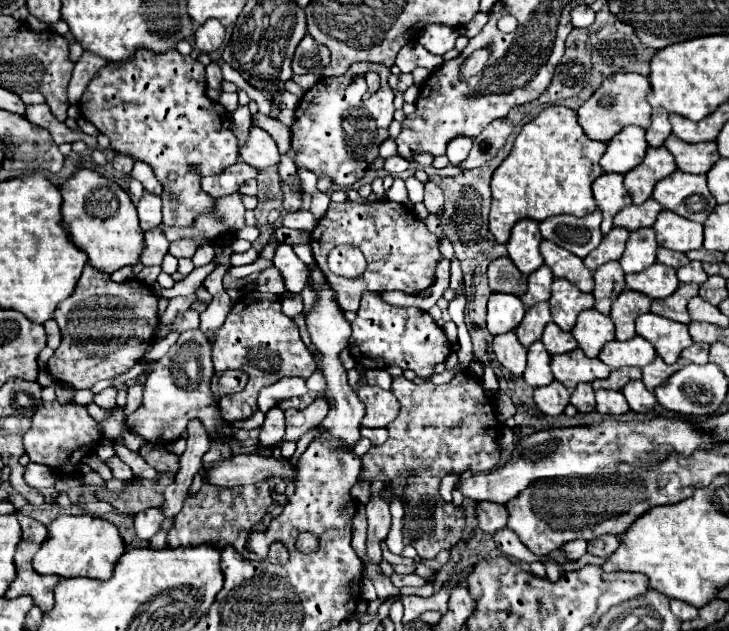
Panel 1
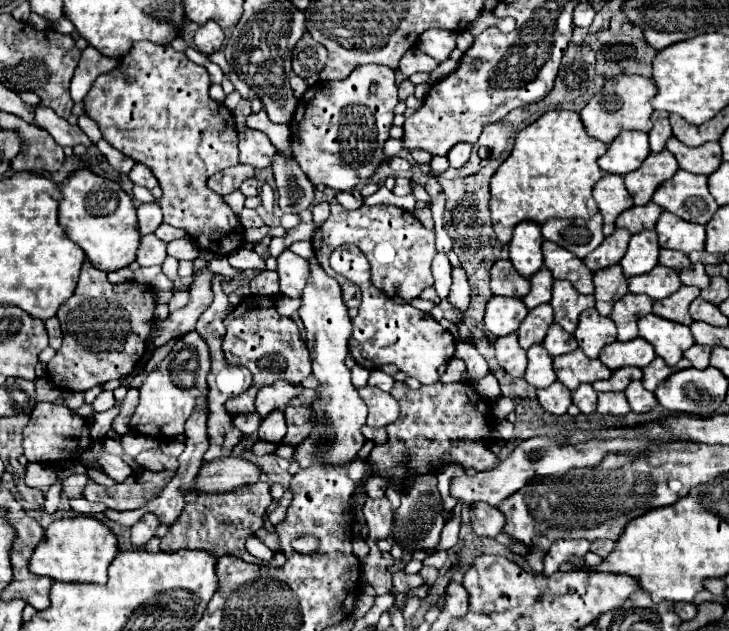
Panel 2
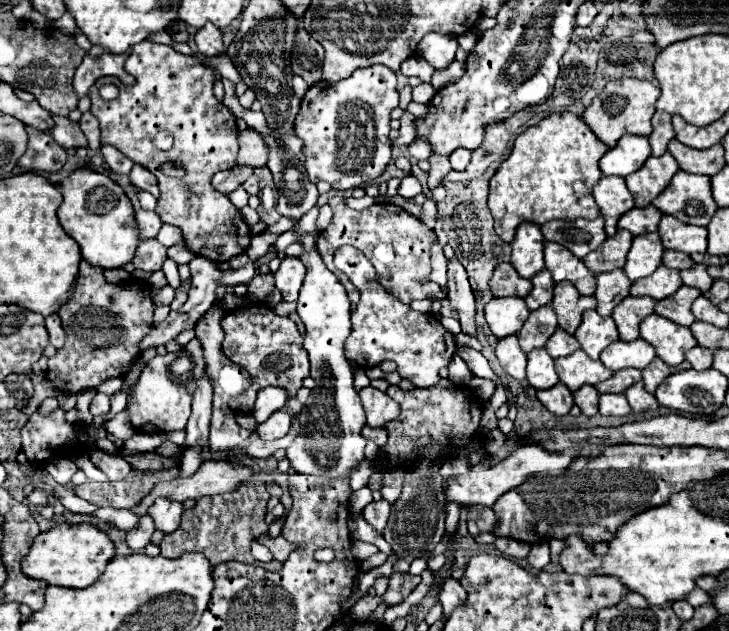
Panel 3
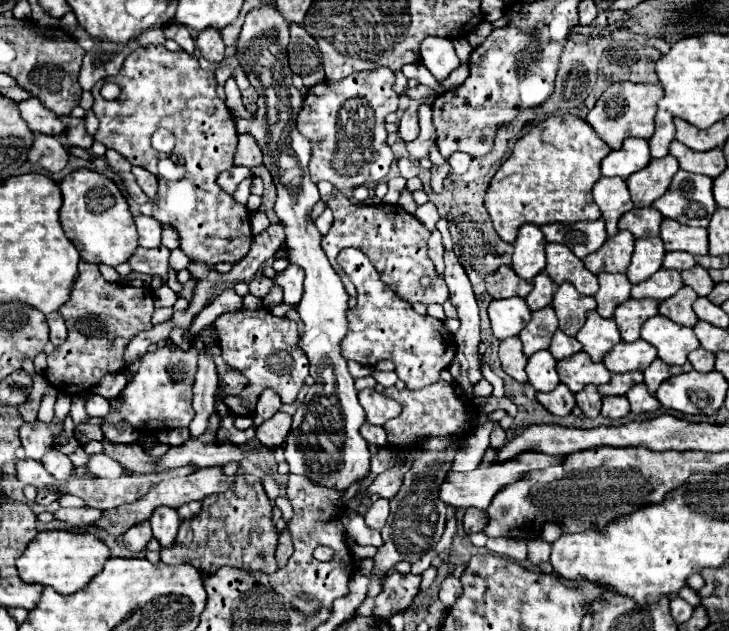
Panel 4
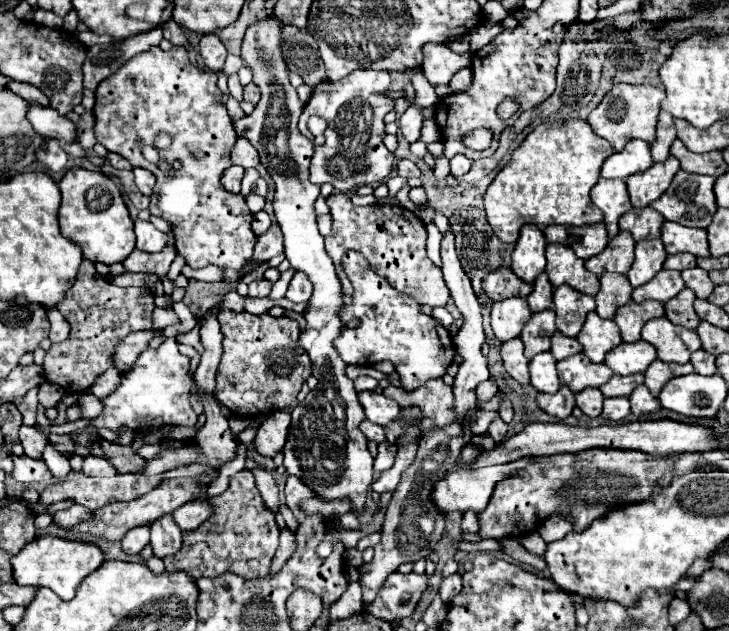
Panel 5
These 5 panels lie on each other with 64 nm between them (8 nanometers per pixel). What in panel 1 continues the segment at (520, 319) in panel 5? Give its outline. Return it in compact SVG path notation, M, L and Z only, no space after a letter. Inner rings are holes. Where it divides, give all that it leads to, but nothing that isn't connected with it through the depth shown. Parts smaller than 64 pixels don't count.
M494 292L488 300L488 330L490 334L498 336L504 332L514 330L524 316L524 304L520 302L520 298L512 296L512 294L502 294L502 292Z

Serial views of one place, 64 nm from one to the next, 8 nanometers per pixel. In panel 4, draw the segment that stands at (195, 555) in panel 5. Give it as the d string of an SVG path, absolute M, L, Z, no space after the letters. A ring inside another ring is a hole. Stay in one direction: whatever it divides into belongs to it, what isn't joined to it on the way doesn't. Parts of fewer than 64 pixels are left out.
M256 482L252 486L252 492L248 492L246 496L230 492L230 498L224 496L222 500L224 502L220 502L220 496L206 496L202 500L202 510L180 524L174 544L168 548L160 548L160 558L166 564L182 564L184 560L196 560L196 564L204 568L204 574L216 572L220 566L270 572L270 568L276 566L274 550L278 534L274 522L270 520L272 506L264 488ZM260 552L264 554L264 558L258 556Z

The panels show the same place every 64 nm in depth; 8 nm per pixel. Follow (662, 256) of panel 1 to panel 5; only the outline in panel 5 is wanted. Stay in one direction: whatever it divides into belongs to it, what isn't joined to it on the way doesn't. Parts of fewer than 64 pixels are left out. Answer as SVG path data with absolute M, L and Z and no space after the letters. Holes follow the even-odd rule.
M670 254L664 262L664 268L672 268L672 270L686 270L686 268L694 268L696 266L696 258L692 254Z

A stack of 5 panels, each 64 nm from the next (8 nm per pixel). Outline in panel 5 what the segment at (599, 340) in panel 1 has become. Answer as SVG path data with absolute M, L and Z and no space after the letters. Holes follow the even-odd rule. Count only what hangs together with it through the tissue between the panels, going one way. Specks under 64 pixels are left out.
M590 312L576 340L592 362L602 362L604 354L622 342L622 336L614 320L604 320L596 312Z

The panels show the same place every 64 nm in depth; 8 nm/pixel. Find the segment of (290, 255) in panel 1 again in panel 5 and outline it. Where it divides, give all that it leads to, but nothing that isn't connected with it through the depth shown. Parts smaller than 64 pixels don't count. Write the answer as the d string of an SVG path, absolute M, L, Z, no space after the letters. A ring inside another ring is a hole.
M294 272L288 284L286 298L290 302L306 302L310 294L312 294L312 284L308 284L308 276L304 276L304 272Z

